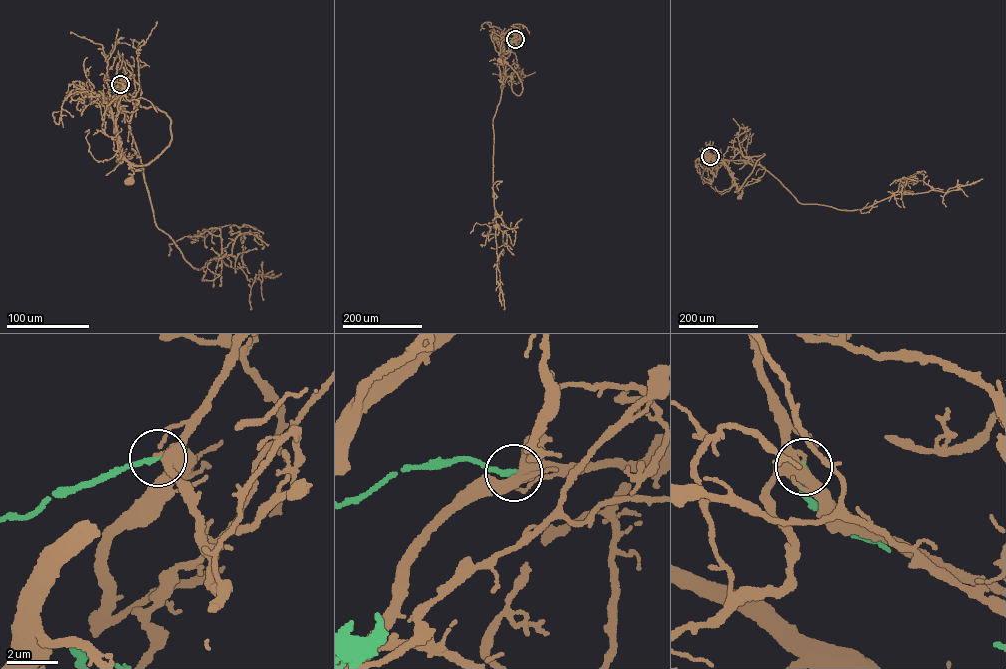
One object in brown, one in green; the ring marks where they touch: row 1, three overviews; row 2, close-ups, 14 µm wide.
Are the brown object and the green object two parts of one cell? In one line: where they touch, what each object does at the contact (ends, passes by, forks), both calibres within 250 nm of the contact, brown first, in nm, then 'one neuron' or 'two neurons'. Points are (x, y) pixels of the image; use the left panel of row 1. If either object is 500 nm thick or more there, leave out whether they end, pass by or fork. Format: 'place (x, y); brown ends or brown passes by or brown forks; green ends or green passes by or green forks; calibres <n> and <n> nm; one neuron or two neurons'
place (120, 84); brown passes by; green ends; calibres 280 and 240 nm; two neurons

